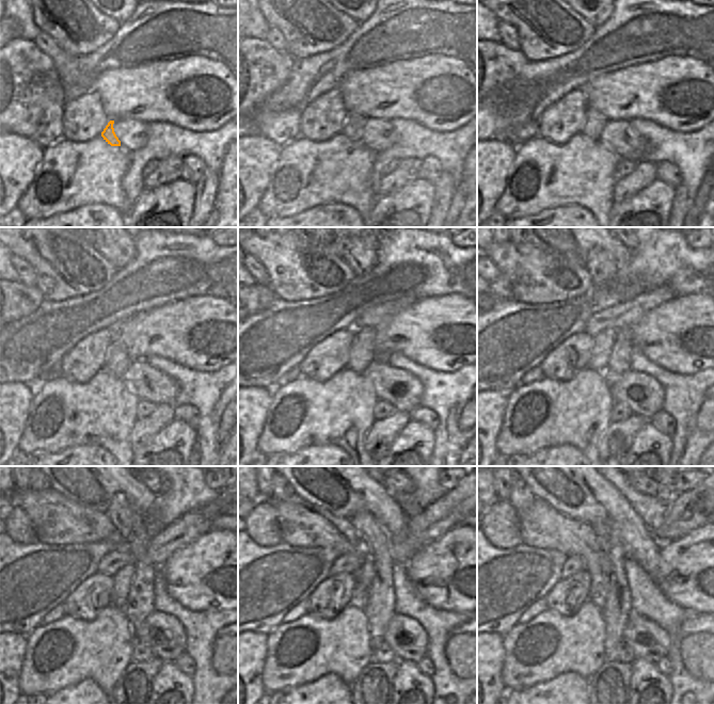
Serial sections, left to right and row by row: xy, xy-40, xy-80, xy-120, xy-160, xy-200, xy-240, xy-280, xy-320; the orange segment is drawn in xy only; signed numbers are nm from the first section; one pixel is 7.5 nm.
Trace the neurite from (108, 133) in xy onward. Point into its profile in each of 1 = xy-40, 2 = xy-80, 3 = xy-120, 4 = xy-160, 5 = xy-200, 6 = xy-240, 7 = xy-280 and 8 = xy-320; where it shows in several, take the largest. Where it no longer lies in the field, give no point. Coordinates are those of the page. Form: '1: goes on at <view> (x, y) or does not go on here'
1: goes on at xy-40 (353, 127)
2: goes on at xy-80 (594, 123)
3: goes on at xy-120 (117, 362)
4: goes on at xy-160 (362, 352)
5: goes on at xy-200 (603, 341)
6: goes on at xy-240 (123, 580)
7: goes on at xy-280 (364, 576)
8: goes on at xy-320 (605, 562)

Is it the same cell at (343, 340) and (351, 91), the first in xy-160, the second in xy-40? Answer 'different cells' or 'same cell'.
different cells

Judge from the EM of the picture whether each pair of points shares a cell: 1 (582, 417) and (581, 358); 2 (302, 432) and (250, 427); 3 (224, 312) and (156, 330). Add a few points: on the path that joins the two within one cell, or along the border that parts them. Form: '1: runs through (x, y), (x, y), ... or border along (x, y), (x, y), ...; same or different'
1: border along (587, 367), (577, 371), (569, 380), (558, 381); different
2: border along (271, 404), (257, 442), (258, 452); different
3: runs through (207, 319), (196, 321), (187, 330), (173, 330); same

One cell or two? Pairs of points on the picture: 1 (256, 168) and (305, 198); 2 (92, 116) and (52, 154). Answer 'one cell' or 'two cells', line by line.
1: two cells
2: two cells

